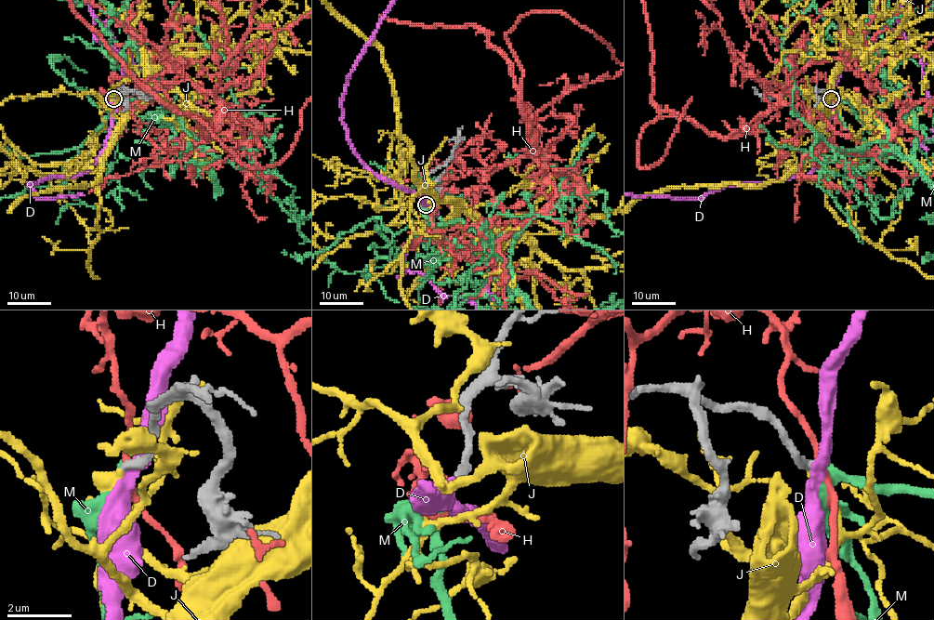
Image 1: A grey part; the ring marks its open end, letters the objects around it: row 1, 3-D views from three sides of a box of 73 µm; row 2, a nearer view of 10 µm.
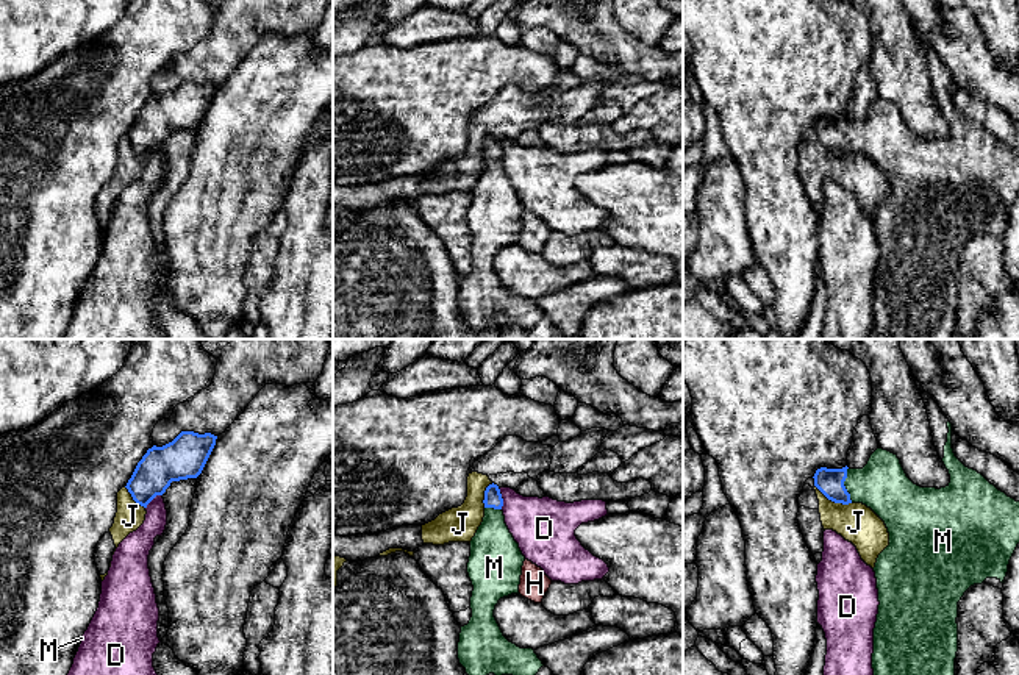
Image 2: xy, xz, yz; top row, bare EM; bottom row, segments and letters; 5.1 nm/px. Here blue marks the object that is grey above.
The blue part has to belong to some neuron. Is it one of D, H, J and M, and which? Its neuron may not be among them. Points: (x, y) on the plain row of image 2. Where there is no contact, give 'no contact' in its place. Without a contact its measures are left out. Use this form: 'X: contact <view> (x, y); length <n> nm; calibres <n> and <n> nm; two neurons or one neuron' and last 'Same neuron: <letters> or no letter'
D: contact xz (502, 149); length 110 nm; calibres 100 and 300 nm; two neurons
H: no contact; two neurons
J: contact yz (833, 150); length 220 nm; calibres 140 and 200 nm; two neurons
M: contact yz (843, 135); length 190 nm; calibres 140 and 280 nm; one neuron
Same neuron: M

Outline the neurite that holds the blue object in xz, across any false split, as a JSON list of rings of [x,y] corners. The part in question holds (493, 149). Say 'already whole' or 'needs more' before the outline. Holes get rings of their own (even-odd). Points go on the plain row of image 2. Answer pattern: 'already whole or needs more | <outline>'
needs more | [[[497,134],[484,141],[484,167],[470,191],[467,223],[474,241],[472,267],[461,277],[458,309],[474,330],[494,323],[513,325],[528,333],[544,316],[533,298],[510,292],[495,267],[500,248],[519,244],[525,206],[510,183],[502,161],[503,148]]]

